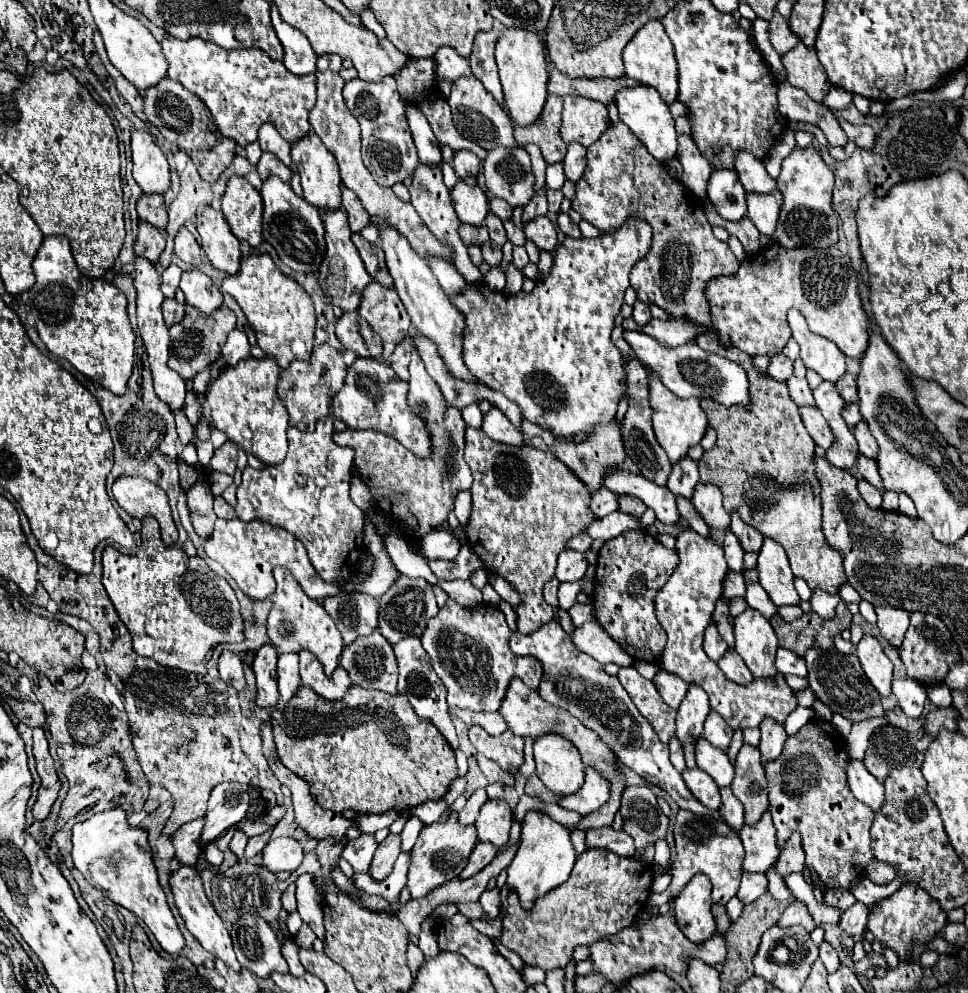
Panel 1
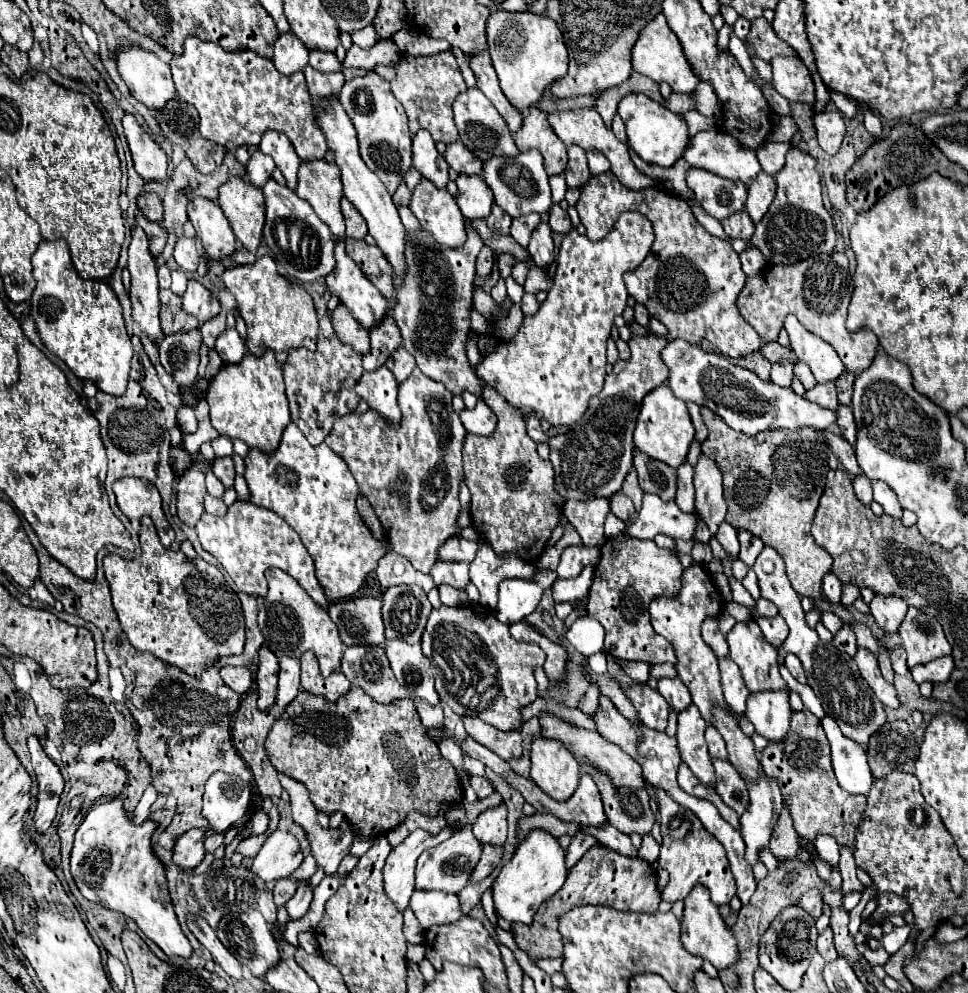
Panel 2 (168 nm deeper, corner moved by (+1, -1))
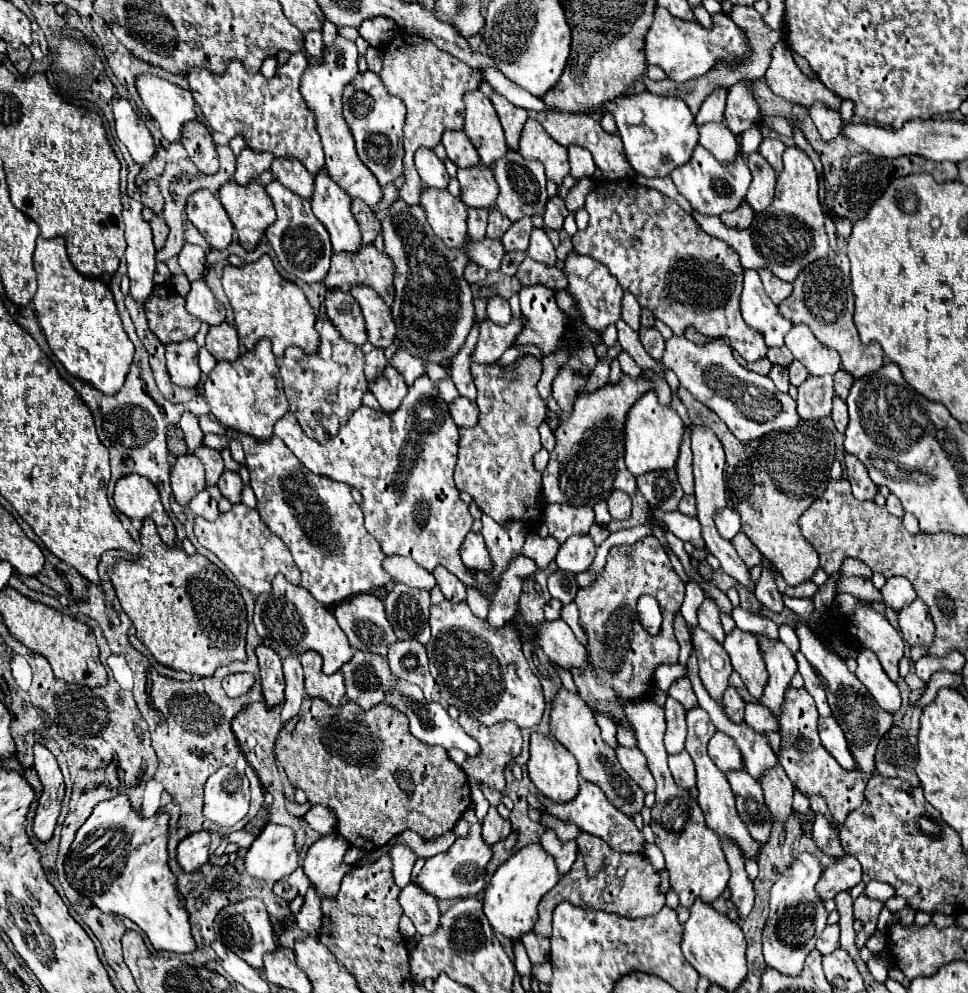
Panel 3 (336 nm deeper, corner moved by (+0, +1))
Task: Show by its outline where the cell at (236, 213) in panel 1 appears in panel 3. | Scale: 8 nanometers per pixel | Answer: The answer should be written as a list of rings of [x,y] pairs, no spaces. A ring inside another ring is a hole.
[[[257,180],[245,186],[229,182],[221,186],[219,200],[235,226],[239,244],[247,252],[255,250],[265,228],[275,220],[275,208],[265,188]]]

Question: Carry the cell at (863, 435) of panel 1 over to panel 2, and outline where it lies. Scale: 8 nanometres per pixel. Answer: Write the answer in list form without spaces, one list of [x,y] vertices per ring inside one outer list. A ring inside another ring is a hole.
[[[838,404],[836,414],[838,414],[836,424],[840,426],[842,436],[844,436],[850,444],[854,444],[854,438],[856,438],[856,424],[854,424],[854,416],[852,416],[852,408],[850,408],[850,406],[844,406],[844,404]]]

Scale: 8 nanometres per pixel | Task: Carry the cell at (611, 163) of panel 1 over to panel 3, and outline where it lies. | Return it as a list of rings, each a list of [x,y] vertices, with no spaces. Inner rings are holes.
[[[635,180],[603,182],[593,188],[585,200],[585,210],[589,212],[589,226],[585,232],[573,236],[573,248],[579,254],[587,254],[593,260],[605,264],[611,274],[619,280],[625,292],[631,292],[641,308],[649,308],[653,316],[665,322],[675,336],[683,336],[687,326],[697,328],[707,338],[725,340],[741,358],[755,362],[765,356],[767,344],[757,330],[751,330],[739,312],[739,296],[743,288],[743,268],[739,254],[727,246],[727,242],[709,236],[695,226],[691,214],[687,214],[675,200],[659,194],[653,188],[639,186]]]

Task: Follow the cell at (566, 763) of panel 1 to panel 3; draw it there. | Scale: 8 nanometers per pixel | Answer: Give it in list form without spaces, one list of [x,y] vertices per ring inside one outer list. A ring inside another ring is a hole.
[[[531,732],[531,750],[529,752],[531,752],[531,758],[529,758],[527,770],[529,770],[529,778],[535,784],[535,788],[553,802],[573,800],[579,790],[579,770],[577,770],[575,756],[571,756],[567,748],[559,746],[555,738],[539,734],[539,732]]]

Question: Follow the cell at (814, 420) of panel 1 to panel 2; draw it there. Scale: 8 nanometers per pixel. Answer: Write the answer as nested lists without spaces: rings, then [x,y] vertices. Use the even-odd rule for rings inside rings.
[[[826,434],[826,442],[834,450],[834,454],[840,458],[840,462],[842,462],[842,466],[844,466],[844,470],[848,474],[852,474],[852,476],[860,476],[862,474],[862,470],[860,470],[860,466],[856,462],[856,456],[854,456],[854,448],[846,440],[842,440],[842,436]]]

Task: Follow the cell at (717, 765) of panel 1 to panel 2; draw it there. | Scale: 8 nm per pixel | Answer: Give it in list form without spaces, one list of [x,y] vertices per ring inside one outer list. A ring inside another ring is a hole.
[[[714,760],[714,768],[718,772],[718,794],[720,798],[742,816],[748,808],[748,792],[742,776],[738,776],[736,768],[728,760]]]

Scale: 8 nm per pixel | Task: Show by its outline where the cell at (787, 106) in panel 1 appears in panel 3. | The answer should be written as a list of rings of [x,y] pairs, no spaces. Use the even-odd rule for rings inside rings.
[[[817,102],[817,104],[813,104],[809,108],[809,114],[811,114],[811,118],[813,118],[813,122],[815,122],[815,126],[817,126],[817,130],[819,130],[821,138],[825,142],[829,142],[829,140],[833,140],[833,138],[839,136],[843,120],[841,120],[841,116],[839,116],[837,110],[825,106],[823,102]]]

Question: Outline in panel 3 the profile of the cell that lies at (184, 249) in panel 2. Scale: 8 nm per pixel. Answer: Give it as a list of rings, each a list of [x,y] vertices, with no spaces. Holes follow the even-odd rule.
[[[185,244],[179,254],[179,266],[183,274],[193,280],[203,280],[207,276],[207,264],[205,264],[205,252],[201,246]]]

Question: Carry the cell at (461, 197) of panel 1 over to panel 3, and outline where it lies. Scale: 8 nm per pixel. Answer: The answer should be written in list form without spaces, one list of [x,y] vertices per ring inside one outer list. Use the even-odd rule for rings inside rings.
[[[477,164],[473,168],[465,168],[457,172],[461,182],[461,200],[469,208],[491,208],[497,198],[497,182],[489,166]]]

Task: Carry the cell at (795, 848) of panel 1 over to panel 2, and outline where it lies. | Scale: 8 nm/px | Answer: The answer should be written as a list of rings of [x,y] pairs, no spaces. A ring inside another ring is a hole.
[[[782,806],[778,820],[772,826],[772,836],[770,836],[770,850],[776,858],[794,858],[798,854],[798,834],[792,826],[790,810]]]

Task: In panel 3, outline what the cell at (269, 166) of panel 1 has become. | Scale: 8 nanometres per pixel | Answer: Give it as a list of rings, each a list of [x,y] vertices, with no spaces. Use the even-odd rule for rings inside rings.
[[[245,148],[245,150],[237,156],[235,182],[239,182],[239,184],[247,184],[247,182],[255,180],[261,172],[269,170],[273,158],[275,158],[273,154],[261,154],[261,152],[255,152],[255,150]]]

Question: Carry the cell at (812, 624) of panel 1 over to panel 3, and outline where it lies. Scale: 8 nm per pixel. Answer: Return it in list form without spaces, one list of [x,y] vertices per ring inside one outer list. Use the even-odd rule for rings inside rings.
[[[847,558],[847,560],[843,562],[839,574],[845,576],[845,578],[847,578],[847,576],[859,576],[859,578],[865,578],[865,580],[871,580],[871,576],[873,576],[871,568],[869,568],[867,564],[863,564],[861,560],[857,560],[857,558]]]

